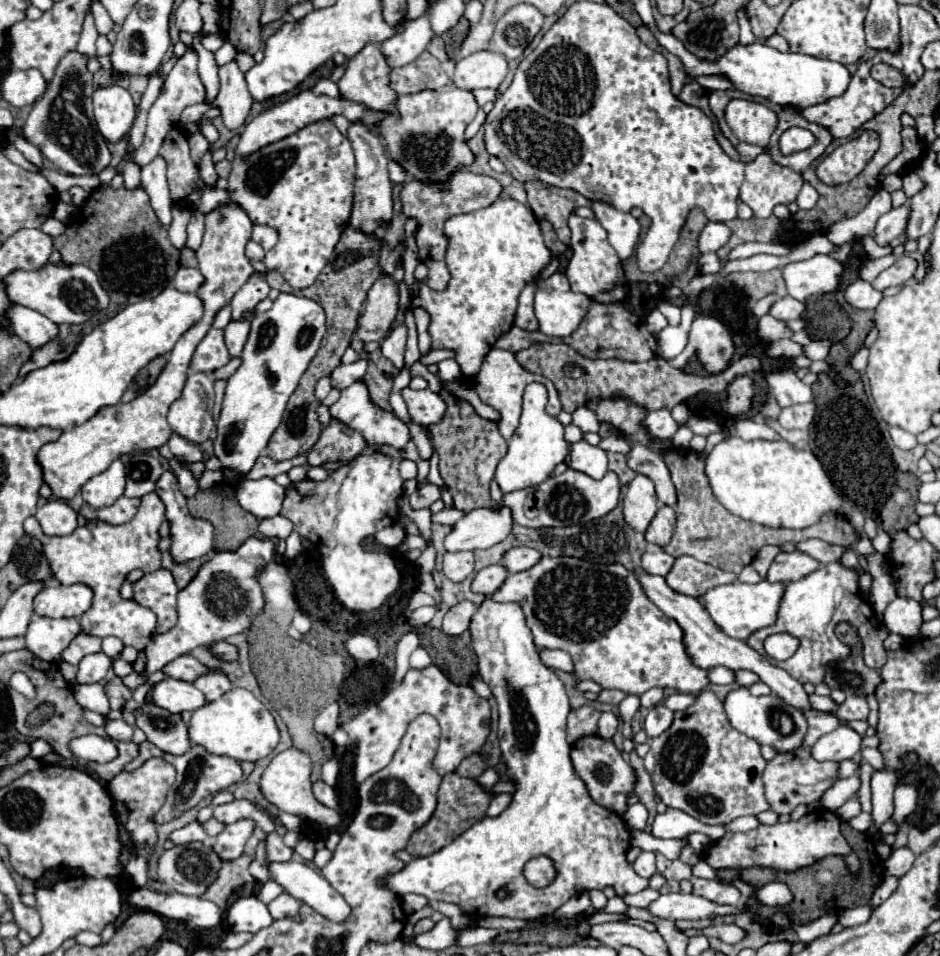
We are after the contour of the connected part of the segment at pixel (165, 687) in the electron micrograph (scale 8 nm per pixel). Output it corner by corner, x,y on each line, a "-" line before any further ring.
166,678
158,682
152,690
152,700
156,706
172,714
180,714
184,710
194,712
206,704
204,694
194,684
174,680
174,678

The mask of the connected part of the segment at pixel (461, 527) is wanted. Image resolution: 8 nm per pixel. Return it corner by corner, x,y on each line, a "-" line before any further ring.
508,506
478,508
454,524
452,532
444,540
444,546
448,552
490,548
502,542
512,532
512,526
514,522

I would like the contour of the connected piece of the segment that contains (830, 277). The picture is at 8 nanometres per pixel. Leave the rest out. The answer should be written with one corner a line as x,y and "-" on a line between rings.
816,254
810,260
790,262
782,268
788,294
796,300
806,300
814,294
832,292
842,274
842,264
830,256

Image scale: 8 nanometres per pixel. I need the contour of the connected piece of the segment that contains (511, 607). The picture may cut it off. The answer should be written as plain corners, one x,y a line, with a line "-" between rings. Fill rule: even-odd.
486,596
484,602
472,616
470,624
472,646
478,656
478,670
482,680
490,686
498,702
498,738
502,756
508,768
510,778
516,784
510,806
496,818
482,818
456,840
452,840
442,850
420,856
408,862
400,872
386,874
378,884
392,890
398,896
408,892
422,894
428,900
444,900
458,904
468,916
508,916
508,918
540,918
552,914
568,898
584,890
604,890
612,886
618,896
636,894
648,886
646,878
640,878
632,866
626,862
626,852
630,848
630,830
626,828
622,816
612,814
604,806
598,806
580,776
576,774
570,760
570,744
566,742
566,716
570,712
568,696
564,684
554,674
552,668
540,662
540,648
534,644
532,630
524,622
524,612
516,602
494,602
492,596
-
532,856
548,856
554,862
556,878
546,888
536,888
526,882
522,870
-
504,890
506,896
500,898
498,892

